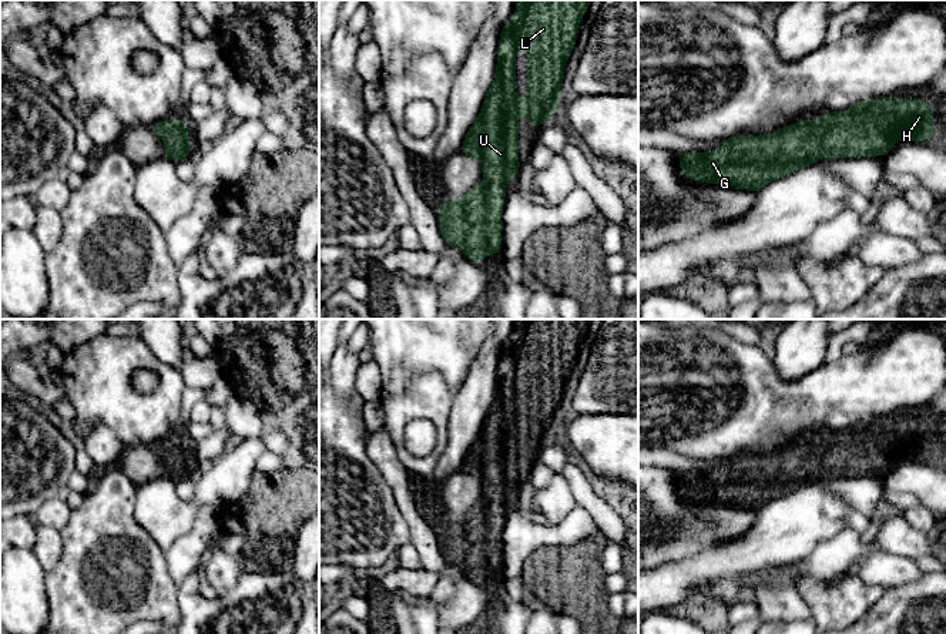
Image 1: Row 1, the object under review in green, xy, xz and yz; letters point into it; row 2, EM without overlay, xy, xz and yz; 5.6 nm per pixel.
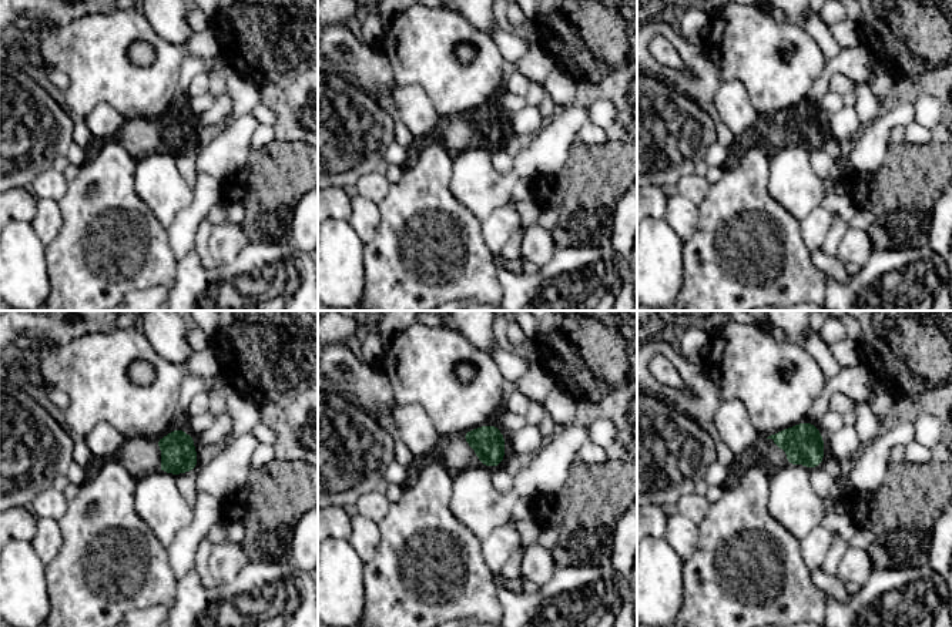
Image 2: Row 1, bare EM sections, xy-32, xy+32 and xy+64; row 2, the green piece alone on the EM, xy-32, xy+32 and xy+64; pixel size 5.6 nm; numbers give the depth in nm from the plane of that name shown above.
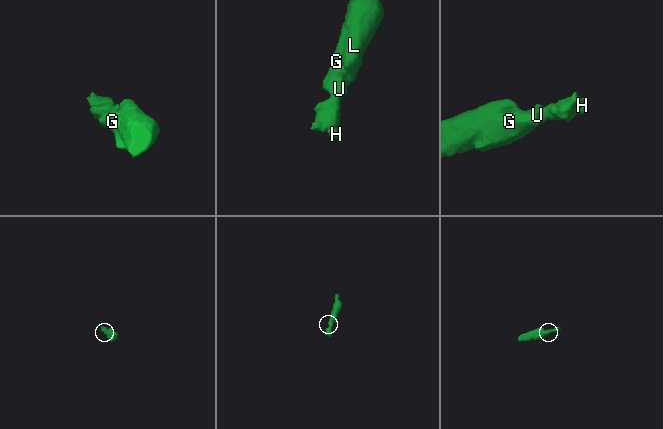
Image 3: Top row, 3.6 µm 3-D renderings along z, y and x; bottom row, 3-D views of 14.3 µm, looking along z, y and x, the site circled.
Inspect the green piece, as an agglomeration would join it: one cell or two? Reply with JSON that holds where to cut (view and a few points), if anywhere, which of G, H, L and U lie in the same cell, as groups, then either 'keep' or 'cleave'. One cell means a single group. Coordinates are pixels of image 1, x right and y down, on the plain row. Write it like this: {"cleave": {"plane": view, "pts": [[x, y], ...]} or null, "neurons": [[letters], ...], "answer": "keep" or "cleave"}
{"cleave": null, "neurons": [["G", "H", "L", "U"]], "answer": "keep"}

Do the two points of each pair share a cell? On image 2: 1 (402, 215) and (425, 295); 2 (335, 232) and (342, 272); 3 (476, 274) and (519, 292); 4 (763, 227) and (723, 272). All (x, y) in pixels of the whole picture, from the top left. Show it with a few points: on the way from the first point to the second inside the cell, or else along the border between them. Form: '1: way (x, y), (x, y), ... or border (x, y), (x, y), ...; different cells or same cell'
1: way (422, 235), (425, 238), (425, 275); same cell
2: way (335, 242), (335, 262); same cell
3: border (498, 268), (502, 295); different cells
4: way (751, 238), (747, 242), (747, 248), (734, 261); same cell

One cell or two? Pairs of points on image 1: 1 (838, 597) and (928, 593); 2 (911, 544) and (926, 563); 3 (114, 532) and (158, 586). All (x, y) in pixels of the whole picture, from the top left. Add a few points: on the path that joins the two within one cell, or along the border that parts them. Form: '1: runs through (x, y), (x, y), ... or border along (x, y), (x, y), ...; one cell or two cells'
1: border along (885, 590), (881, 599), (861, 619); two cells
2: border along (931, 556), (915, 559); two cells
3: runs through (114, 546), (144, 577); one cell

